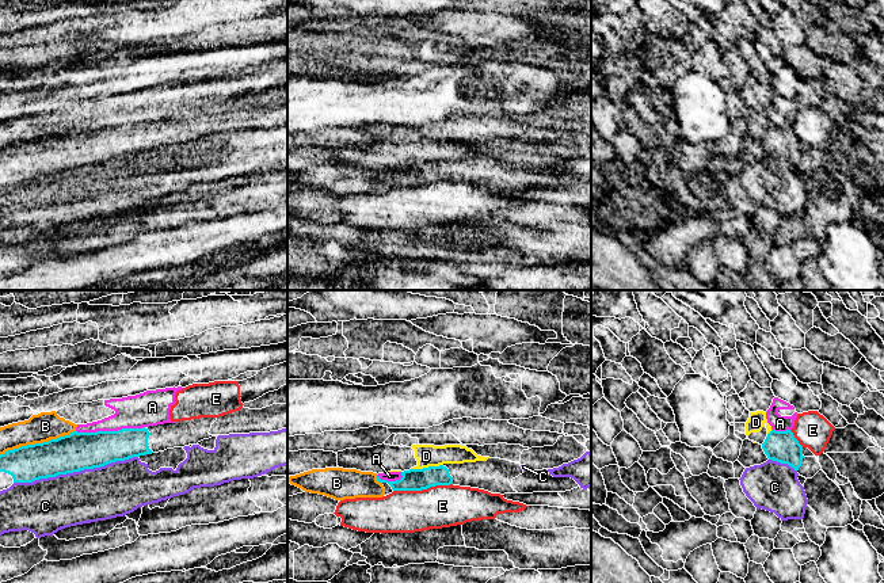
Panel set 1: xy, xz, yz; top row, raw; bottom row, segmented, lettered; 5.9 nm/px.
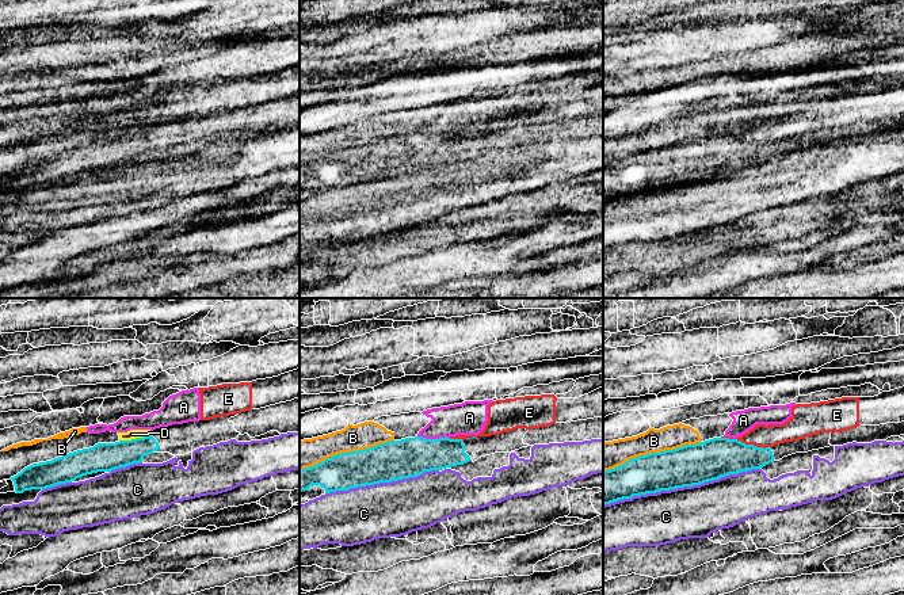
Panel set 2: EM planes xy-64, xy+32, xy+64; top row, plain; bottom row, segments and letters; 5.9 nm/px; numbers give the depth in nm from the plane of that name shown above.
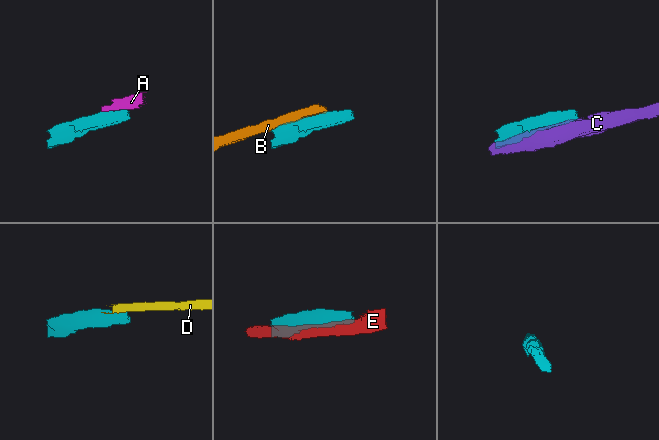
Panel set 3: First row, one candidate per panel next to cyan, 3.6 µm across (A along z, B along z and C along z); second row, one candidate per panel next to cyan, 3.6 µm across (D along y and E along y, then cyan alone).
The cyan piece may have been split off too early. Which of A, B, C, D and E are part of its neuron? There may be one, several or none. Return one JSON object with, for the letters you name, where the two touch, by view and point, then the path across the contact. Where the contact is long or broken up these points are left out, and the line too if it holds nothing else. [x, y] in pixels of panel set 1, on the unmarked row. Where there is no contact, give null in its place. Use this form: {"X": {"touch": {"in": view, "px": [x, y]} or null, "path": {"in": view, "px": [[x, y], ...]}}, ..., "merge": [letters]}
{"merge": []}

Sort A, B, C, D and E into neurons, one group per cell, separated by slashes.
A B / C / D / E

